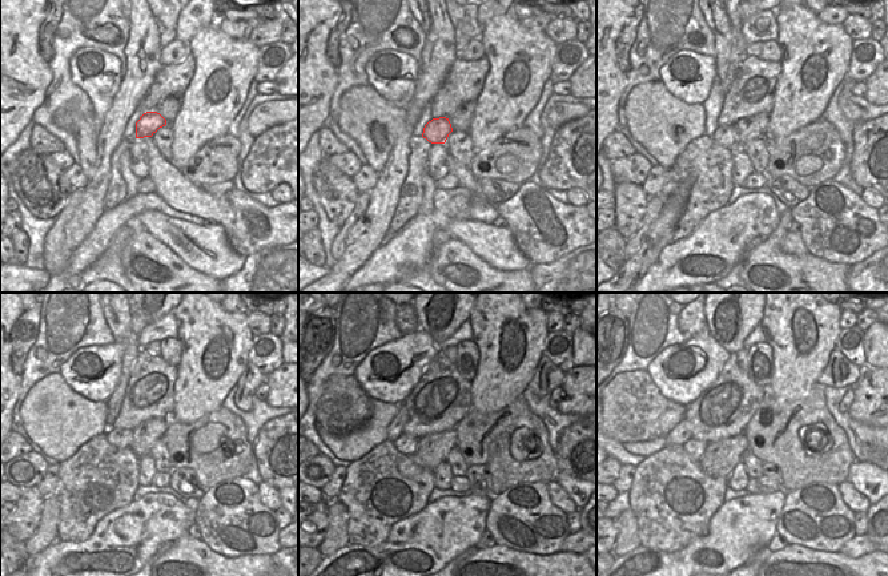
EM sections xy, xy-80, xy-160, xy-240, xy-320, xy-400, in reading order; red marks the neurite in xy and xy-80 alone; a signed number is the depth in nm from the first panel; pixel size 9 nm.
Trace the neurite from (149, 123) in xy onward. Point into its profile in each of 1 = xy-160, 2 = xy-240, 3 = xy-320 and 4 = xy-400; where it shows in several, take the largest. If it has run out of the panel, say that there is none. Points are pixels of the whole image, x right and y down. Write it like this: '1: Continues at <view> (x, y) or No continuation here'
1: Continues at xy-160 (726, 136)
2: Continues at xy-240 (119, 438)
3: Continues at xy-320 (406, 444)
4: Continues at xy-400 (695, 448)

